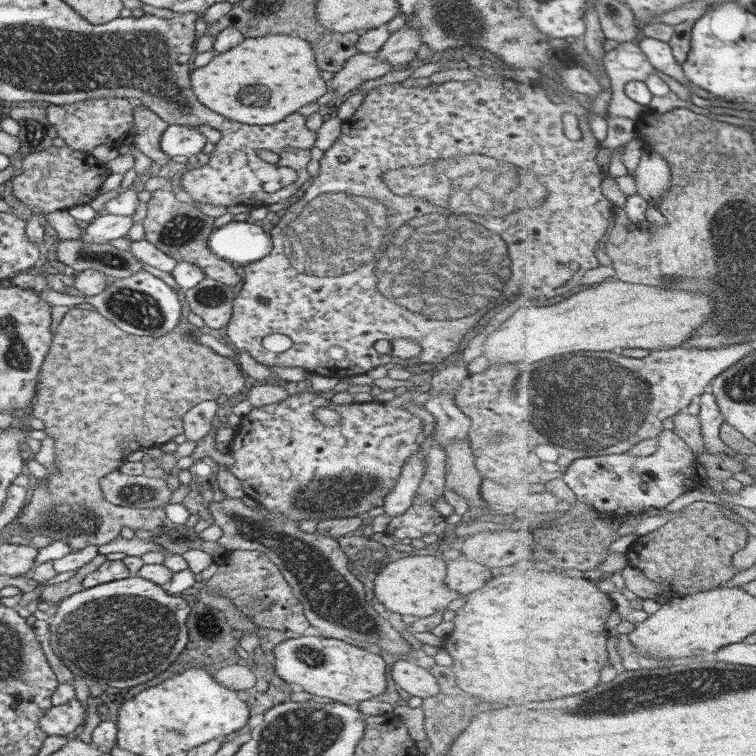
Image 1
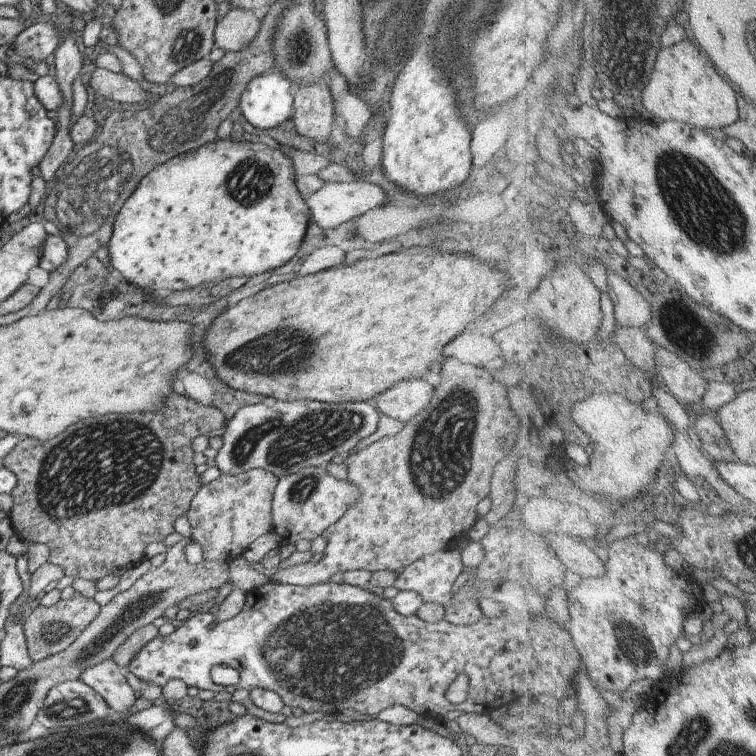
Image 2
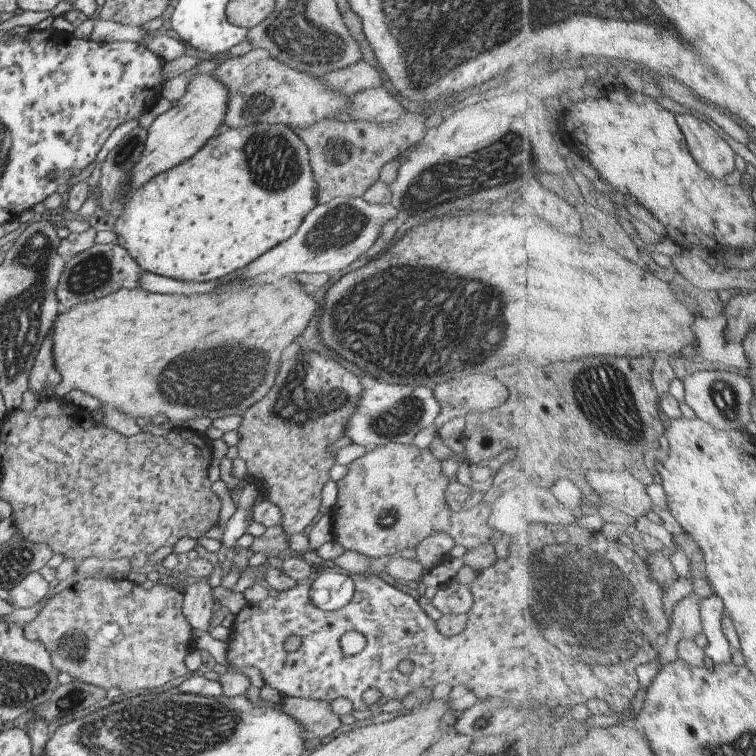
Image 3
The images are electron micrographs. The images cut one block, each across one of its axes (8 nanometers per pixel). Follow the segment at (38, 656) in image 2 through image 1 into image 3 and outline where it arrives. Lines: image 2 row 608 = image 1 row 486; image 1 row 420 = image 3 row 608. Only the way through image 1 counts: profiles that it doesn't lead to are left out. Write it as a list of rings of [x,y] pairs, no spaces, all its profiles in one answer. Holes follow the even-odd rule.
[[[100,575],[88,577],[79,581],[67,589],[62,590],[50,599],[42,608],[41,612],[27,625],[23,626],[24,636],[29,641],[40,641],[51,654],[53,665],[58,668],[59,672],[68,672],[74,680],[82,681],[91,685],[96,685],[98,688],[103,688],[105,691],[113,686],[119,687],[122,692],[132,692],[132,690],[152,690],[176,680],[176,678],[184,678],[188,674],[188,668],[184,665],[184,657],[192,652],[194,641],[192,638],[191,624],[188,624],[183,613],[182,601],[183,593],[180,590],[171,589],[160,583],[155,583],[154,587],[147,591],[140,585],[130,582],[127,579],[115,579],[103,577]]]

